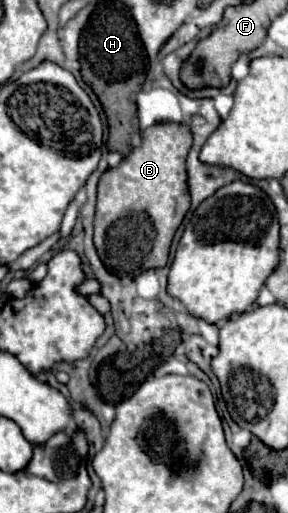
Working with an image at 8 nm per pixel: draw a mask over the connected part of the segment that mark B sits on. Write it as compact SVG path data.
M156 124L142 132L140 148L122 160L114 170L106 170L98 182L96 218L94 218L94 246L106 270L118 278L136 278L150 268L162 268L168 262L172 238L182 224L188 208L190 194L186 188L186 156L192 146L192 132L182 124Z

